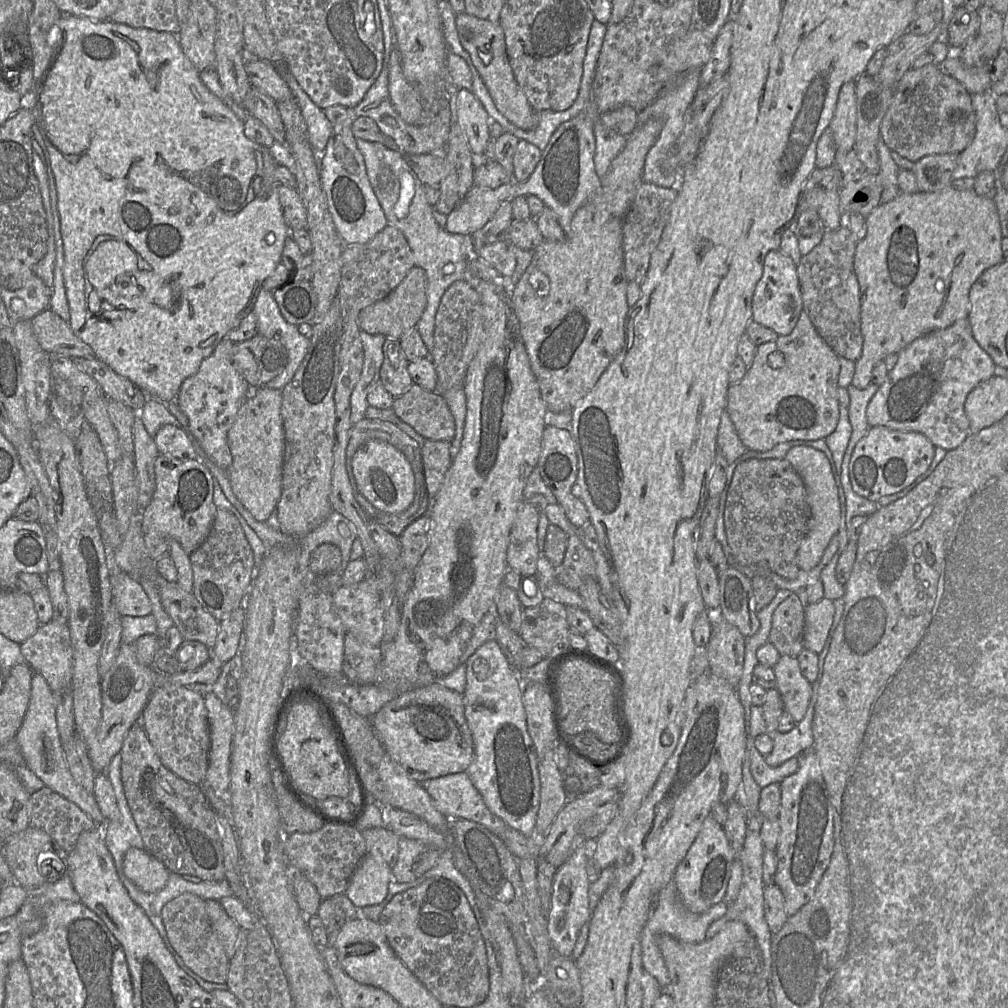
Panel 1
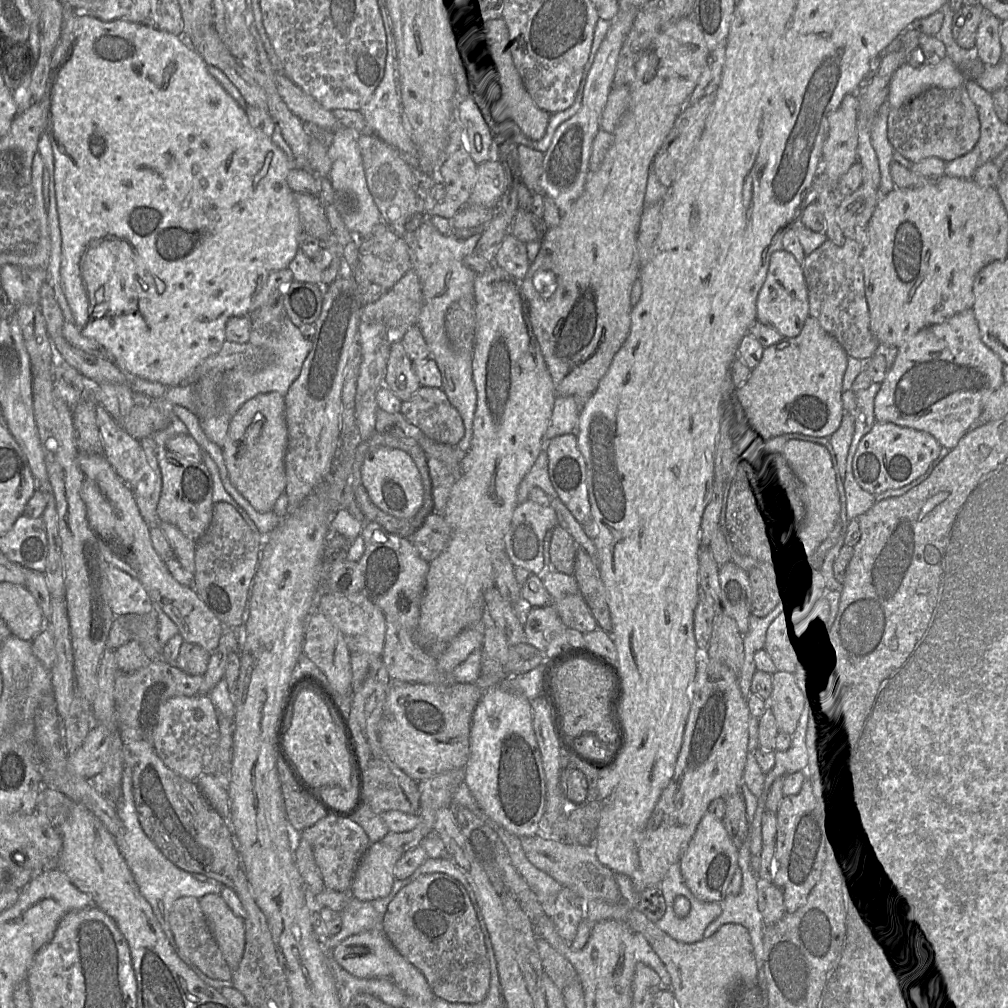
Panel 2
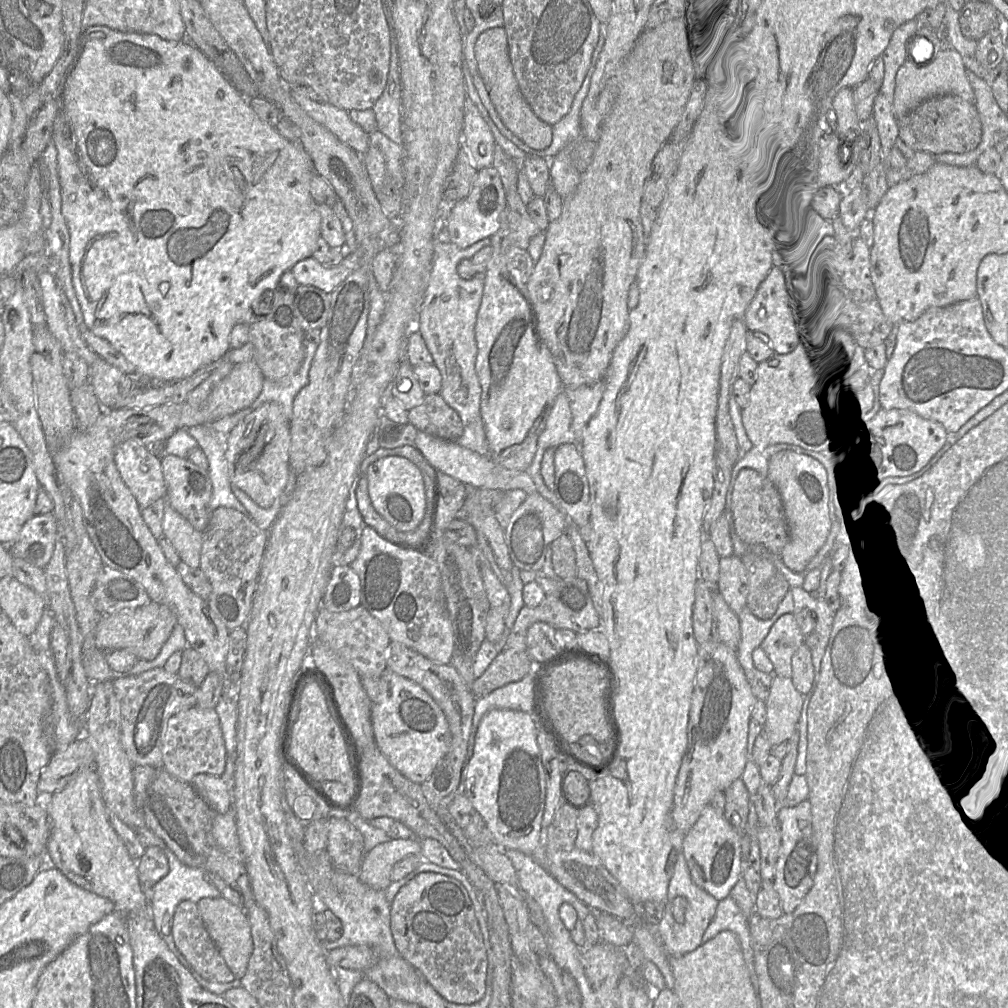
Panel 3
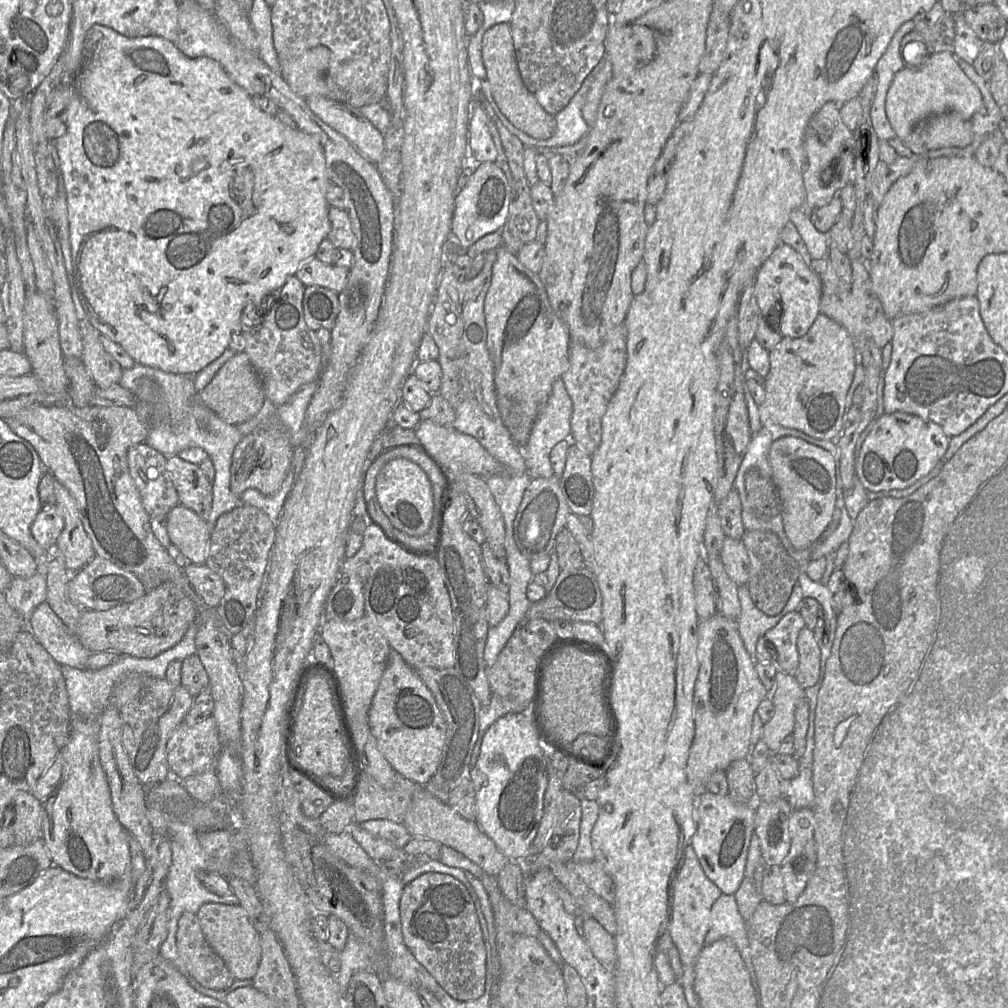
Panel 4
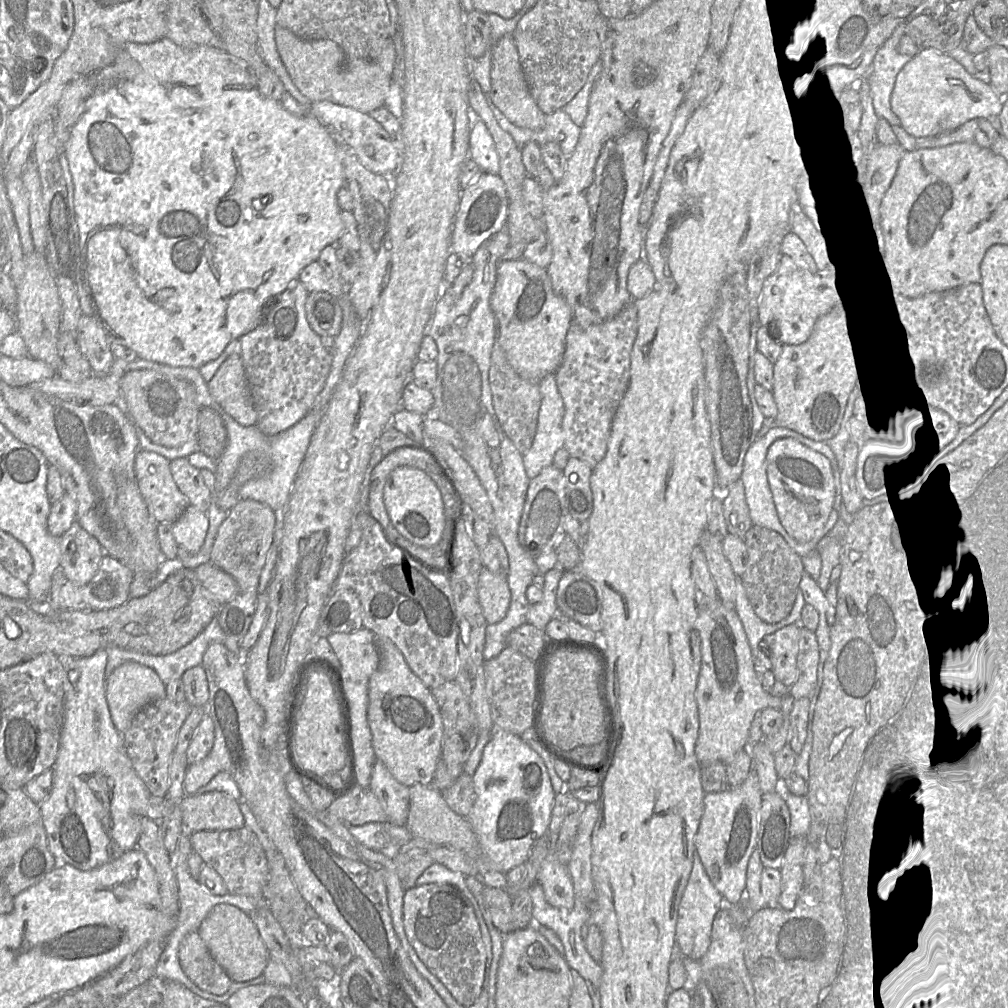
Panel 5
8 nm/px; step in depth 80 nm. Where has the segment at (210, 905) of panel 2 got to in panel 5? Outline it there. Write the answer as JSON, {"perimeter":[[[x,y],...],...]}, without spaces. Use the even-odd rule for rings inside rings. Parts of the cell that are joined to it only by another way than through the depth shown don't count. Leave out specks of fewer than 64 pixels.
{"perimeter":[[[217,904],[201,922],[198,932],[214,960],[233,982],[250,981],[262,975],[270,954],[248,914],[232,905]]]}

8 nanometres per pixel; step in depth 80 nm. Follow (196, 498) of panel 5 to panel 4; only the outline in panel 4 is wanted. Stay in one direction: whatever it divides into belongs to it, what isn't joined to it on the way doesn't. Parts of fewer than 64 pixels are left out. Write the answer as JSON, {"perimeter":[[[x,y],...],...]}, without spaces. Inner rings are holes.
{"perimeter":[[[176,455],[167,459],[166,470],[177,491],[179,504],[207,521],[212,506],[212,483],[199,466]]]}

